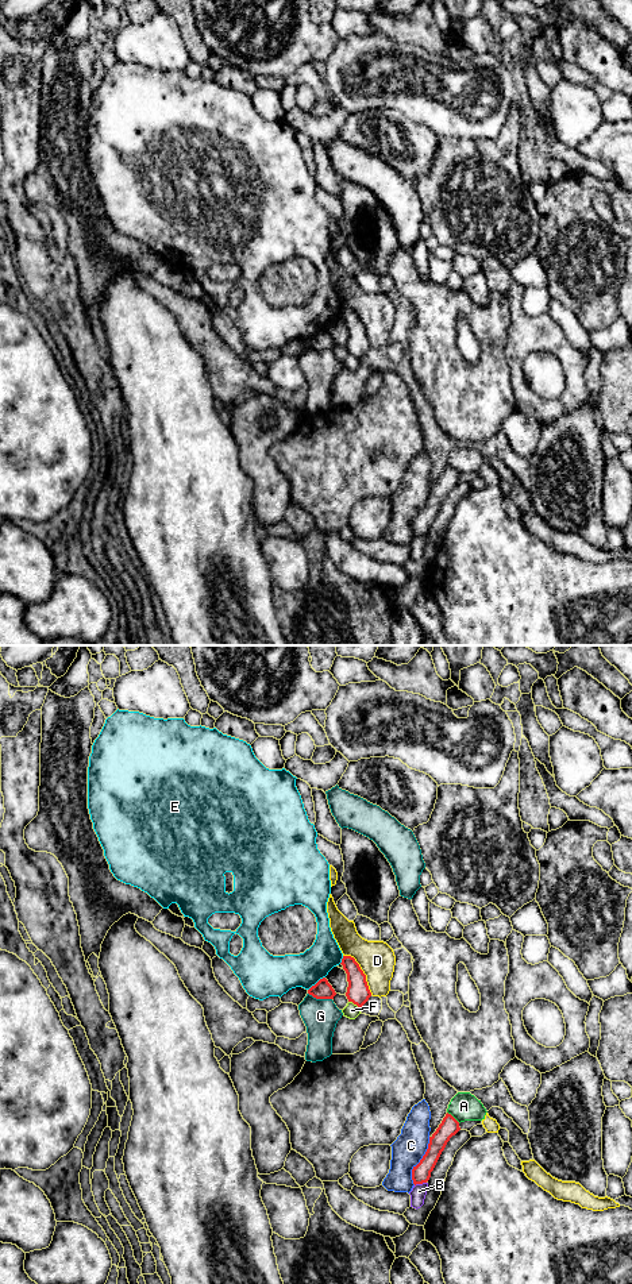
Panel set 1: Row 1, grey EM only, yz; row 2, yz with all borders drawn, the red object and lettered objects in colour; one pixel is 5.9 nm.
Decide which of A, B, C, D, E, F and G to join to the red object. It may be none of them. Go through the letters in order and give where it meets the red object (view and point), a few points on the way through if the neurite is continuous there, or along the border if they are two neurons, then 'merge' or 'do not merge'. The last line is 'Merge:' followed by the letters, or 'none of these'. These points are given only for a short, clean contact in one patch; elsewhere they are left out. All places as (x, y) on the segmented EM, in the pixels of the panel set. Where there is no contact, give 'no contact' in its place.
A: contact yz (453, 1117); do not merge
B: contact yz (420, 1183); border yz (426, 1182), (415, 1186); do not merge
C: contact yz (420, 1161); do not merge
D: contact yz (362, 971); do not merge
E: contact yz (318, 982); do not merge
F: contact yz (354, 1003); do not merge
G: contact yz (320, 998); do not merge
Merge: none of these

